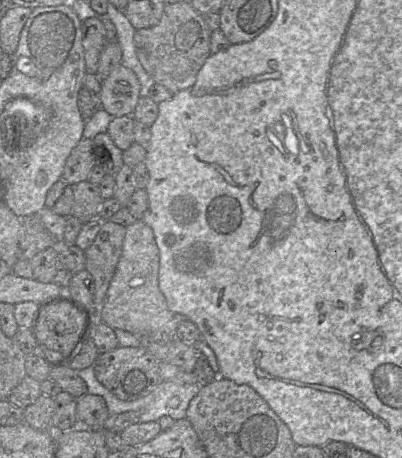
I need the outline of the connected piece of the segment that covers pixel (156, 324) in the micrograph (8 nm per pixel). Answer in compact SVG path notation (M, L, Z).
M142 220L126 227L122 253L106 292L101 322L112 329L122 329L137 337L170 341L177 336L179 315L173 313L158 284L159 249L152 229Z

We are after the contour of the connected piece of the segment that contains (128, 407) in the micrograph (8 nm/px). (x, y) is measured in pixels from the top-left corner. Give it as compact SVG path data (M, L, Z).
M93 366L77 371L78 375L85 381L89 394L101 396L107 405L111 416L123 412L135 411L139 413L139 422L158 421L163 416L170 416L175 421L186 418L187 409L190 401L200 390L200 384L179 384L172 381L162 381L160 385L149 395L135 401L123 401L117 398L99 381L97 381Z

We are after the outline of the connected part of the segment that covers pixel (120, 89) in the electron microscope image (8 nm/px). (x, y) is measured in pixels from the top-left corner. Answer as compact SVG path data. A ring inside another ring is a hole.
M122 64L101 80L101 108L113 117L132 116L139 98L139 80Z

